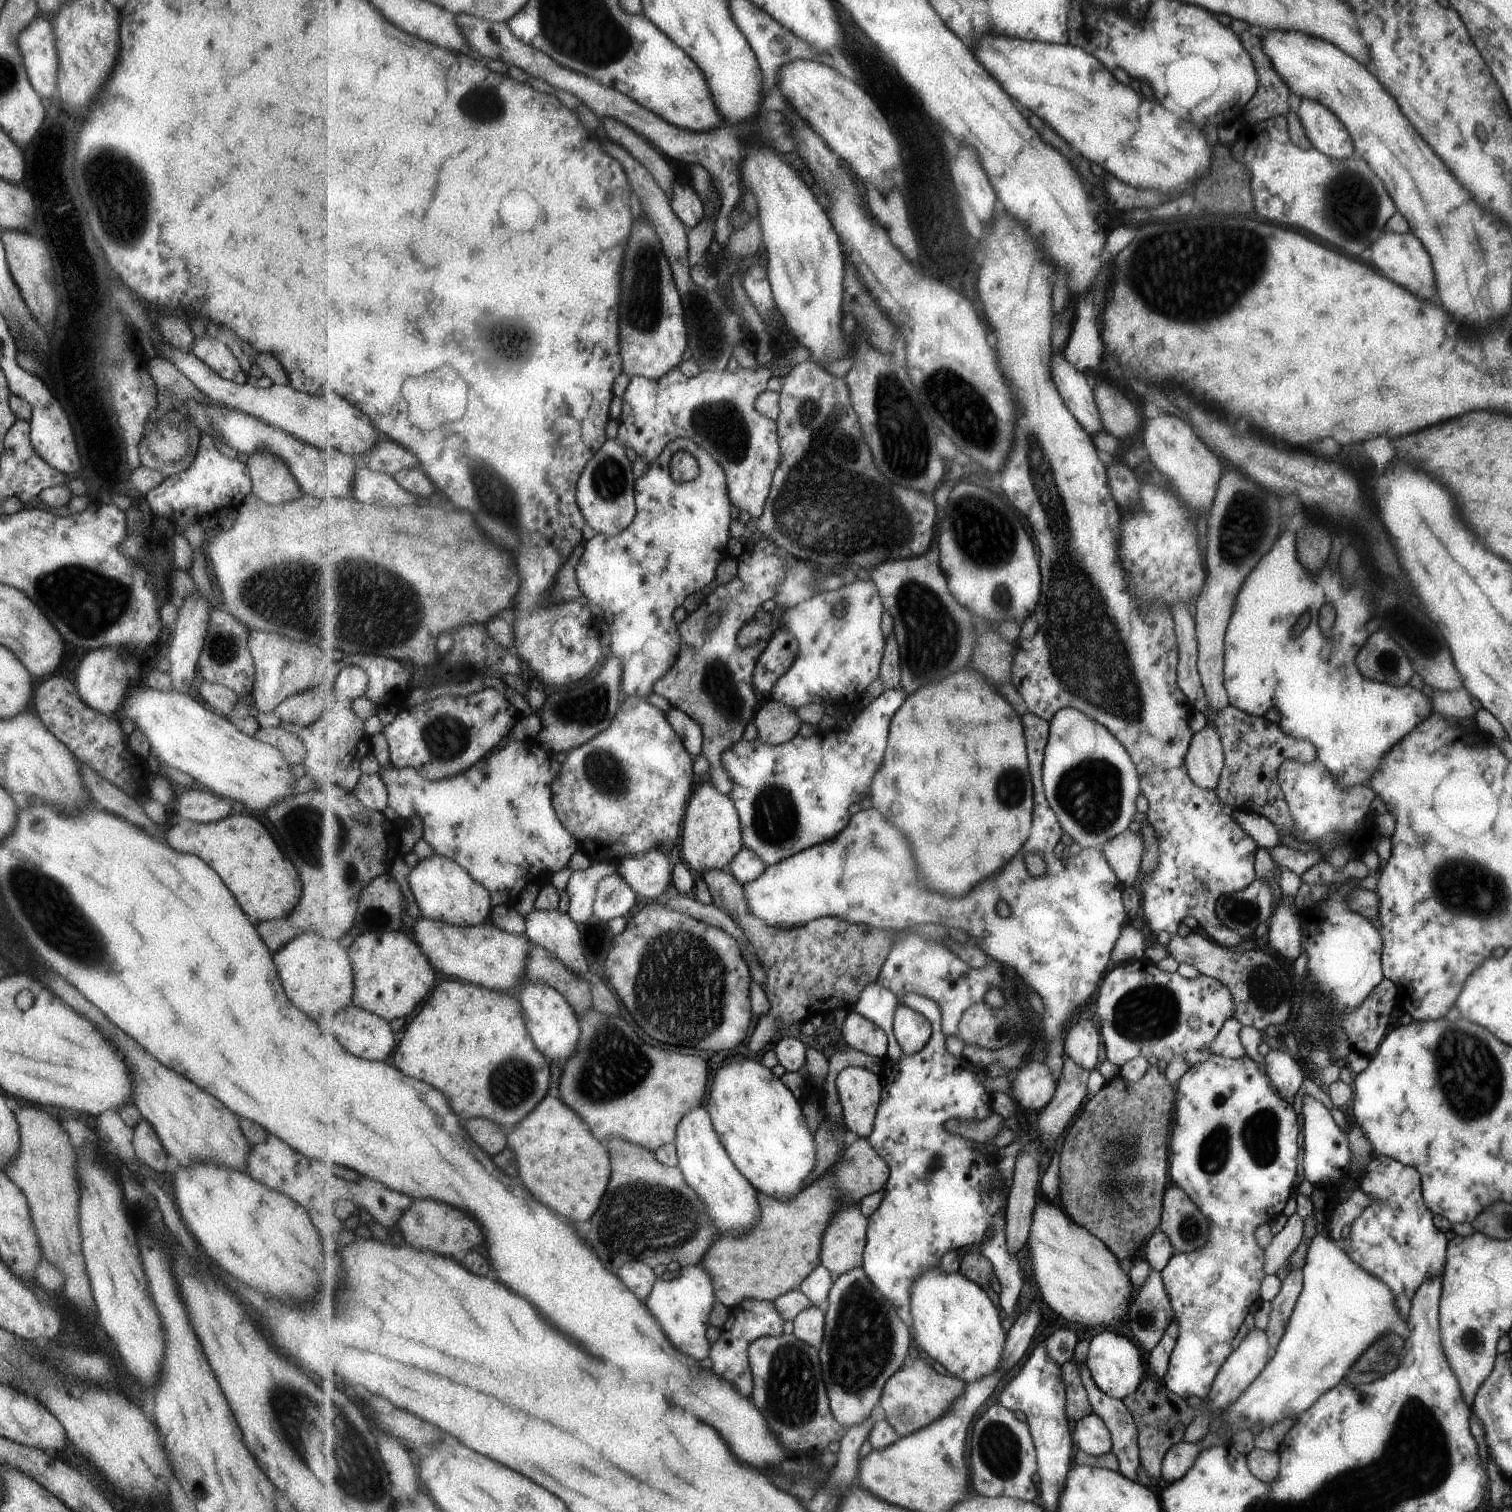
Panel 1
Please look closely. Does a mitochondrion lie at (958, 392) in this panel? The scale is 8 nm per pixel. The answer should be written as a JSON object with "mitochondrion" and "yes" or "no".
{"mitochondrion":"yes"}

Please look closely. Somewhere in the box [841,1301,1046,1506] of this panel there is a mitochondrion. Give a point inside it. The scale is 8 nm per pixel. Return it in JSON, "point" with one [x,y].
{"point":[1002,1454]}

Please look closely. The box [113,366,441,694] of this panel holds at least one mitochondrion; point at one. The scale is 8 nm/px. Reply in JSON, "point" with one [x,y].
{"point":[394,594]}

